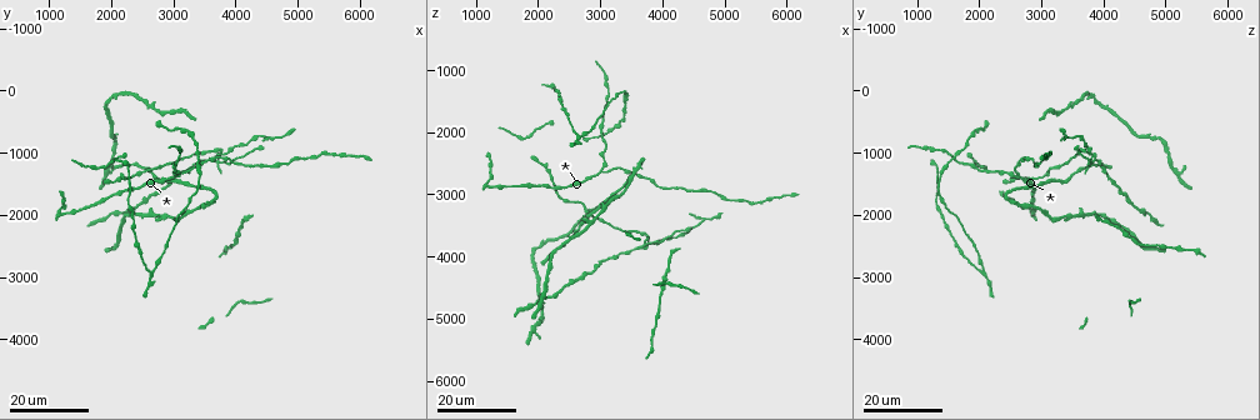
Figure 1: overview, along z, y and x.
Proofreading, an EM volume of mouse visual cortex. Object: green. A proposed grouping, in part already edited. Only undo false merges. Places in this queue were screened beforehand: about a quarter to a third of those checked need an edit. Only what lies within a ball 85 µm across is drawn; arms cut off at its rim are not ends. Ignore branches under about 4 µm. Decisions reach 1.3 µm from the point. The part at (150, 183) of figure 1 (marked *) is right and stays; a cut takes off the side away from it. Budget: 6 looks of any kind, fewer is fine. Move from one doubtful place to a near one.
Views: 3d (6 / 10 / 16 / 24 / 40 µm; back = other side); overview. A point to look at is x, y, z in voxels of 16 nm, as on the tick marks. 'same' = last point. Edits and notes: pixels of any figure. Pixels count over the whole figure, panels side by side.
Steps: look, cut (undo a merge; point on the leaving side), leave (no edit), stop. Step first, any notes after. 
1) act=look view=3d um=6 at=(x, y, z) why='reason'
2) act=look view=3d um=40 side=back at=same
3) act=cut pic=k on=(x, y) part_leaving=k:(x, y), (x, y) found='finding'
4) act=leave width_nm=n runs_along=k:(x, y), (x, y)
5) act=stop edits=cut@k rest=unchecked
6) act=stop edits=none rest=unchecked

act=look view=3d um=16 at=(4150, 2000, 3900) why='thin neck'

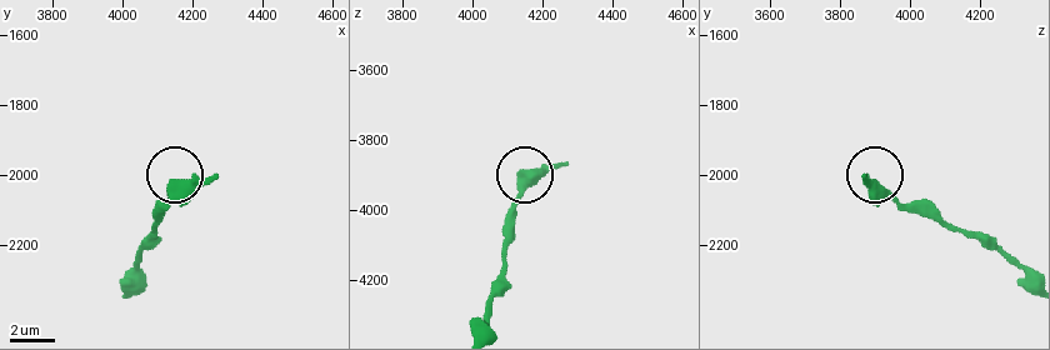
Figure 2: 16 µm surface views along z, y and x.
act=look view=3d um=10 at=same why='closer look'

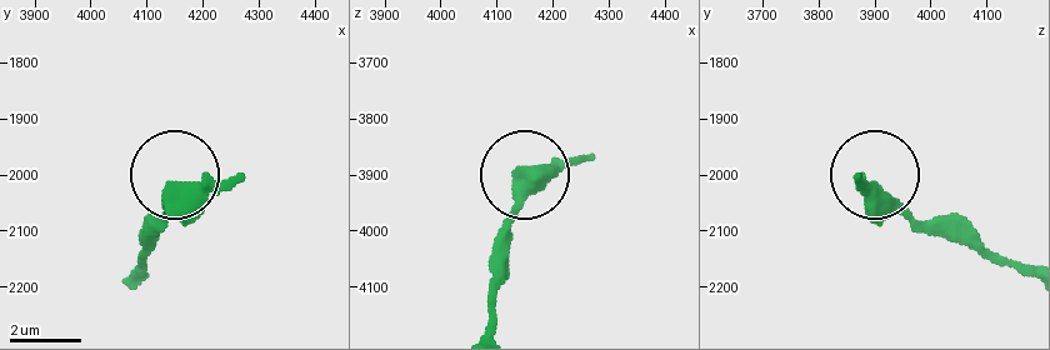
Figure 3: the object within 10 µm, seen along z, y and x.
act=leave found='continuous, no second neuron'

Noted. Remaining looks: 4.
act=look view=3d um=16 at=(2600, 2900, 2050)

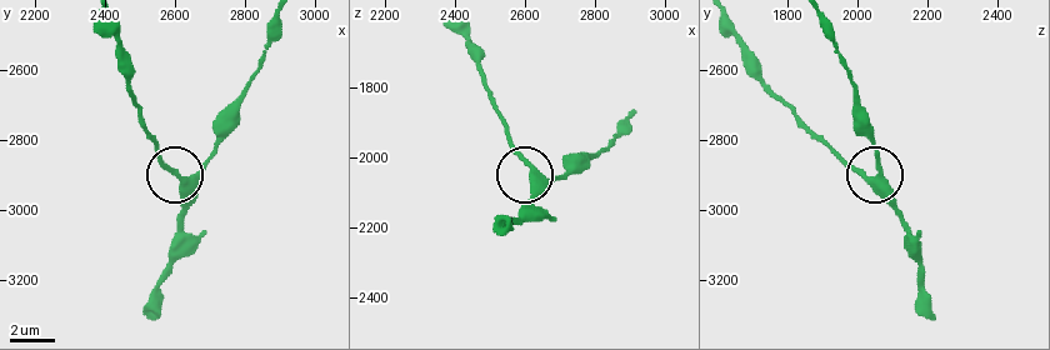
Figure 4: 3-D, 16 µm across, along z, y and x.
act=look view=3d um=6 at=(2630, 2920, 2040) why='zoom in'

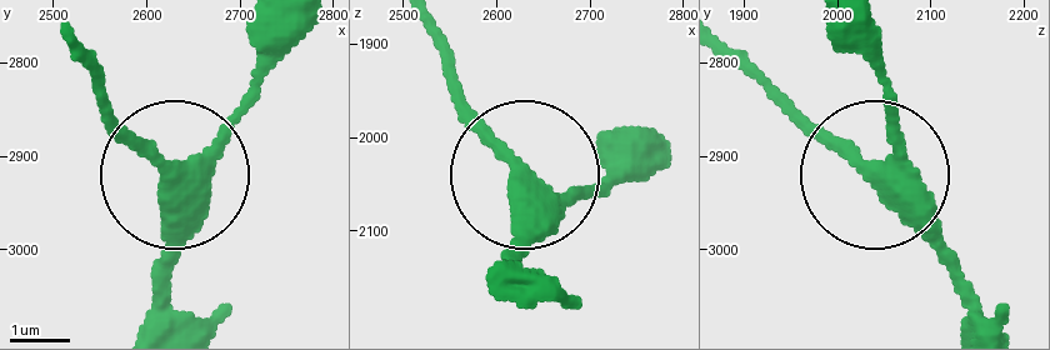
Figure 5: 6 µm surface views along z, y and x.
act=leave runs_along=5:(310, 33), (185, 168), (165, 296) found='one neuron here'

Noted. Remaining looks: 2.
act=stop edits=none rest=unchecked

